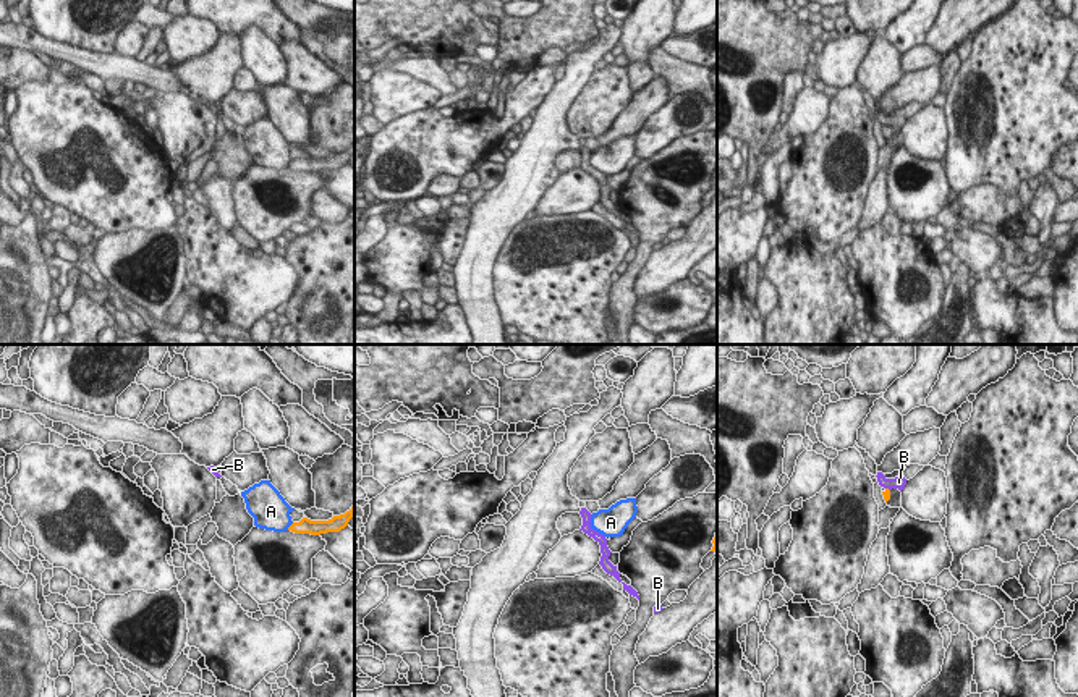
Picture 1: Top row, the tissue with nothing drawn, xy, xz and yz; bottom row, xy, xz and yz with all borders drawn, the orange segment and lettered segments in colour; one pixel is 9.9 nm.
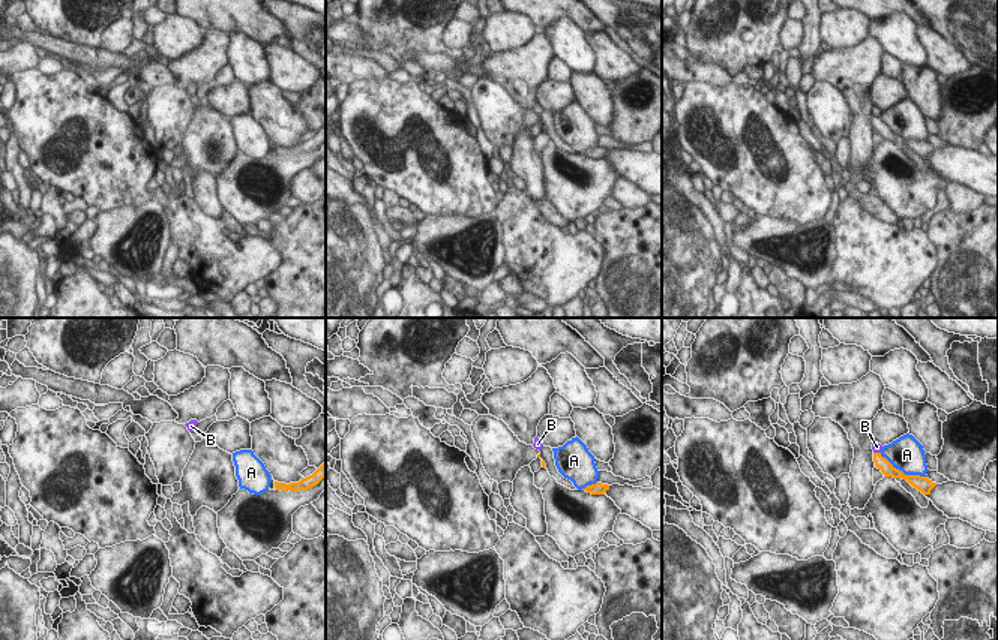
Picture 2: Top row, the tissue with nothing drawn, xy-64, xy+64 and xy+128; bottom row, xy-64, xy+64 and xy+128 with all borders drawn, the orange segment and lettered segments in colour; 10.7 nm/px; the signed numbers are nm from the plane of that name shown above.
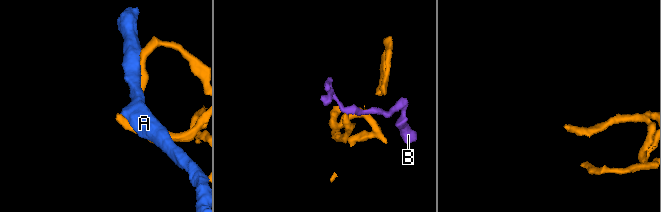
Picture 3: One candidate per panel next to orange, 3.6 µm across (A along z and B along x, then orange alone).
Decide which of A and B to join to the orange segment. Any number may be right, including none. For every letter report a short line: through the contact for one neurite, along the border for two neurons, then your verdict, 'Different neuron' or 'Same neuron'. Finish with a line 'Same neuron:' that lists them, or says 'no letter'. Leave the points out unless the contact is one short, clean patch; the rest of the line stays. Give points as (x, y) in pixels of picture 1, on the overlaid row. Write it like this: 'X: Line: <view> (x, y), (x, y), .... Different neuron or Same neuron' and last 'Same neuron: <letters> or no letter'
A: Different neuron
B: Line: yz (886, 487), (889, 490). Different neuron
Same neuron: no letter

